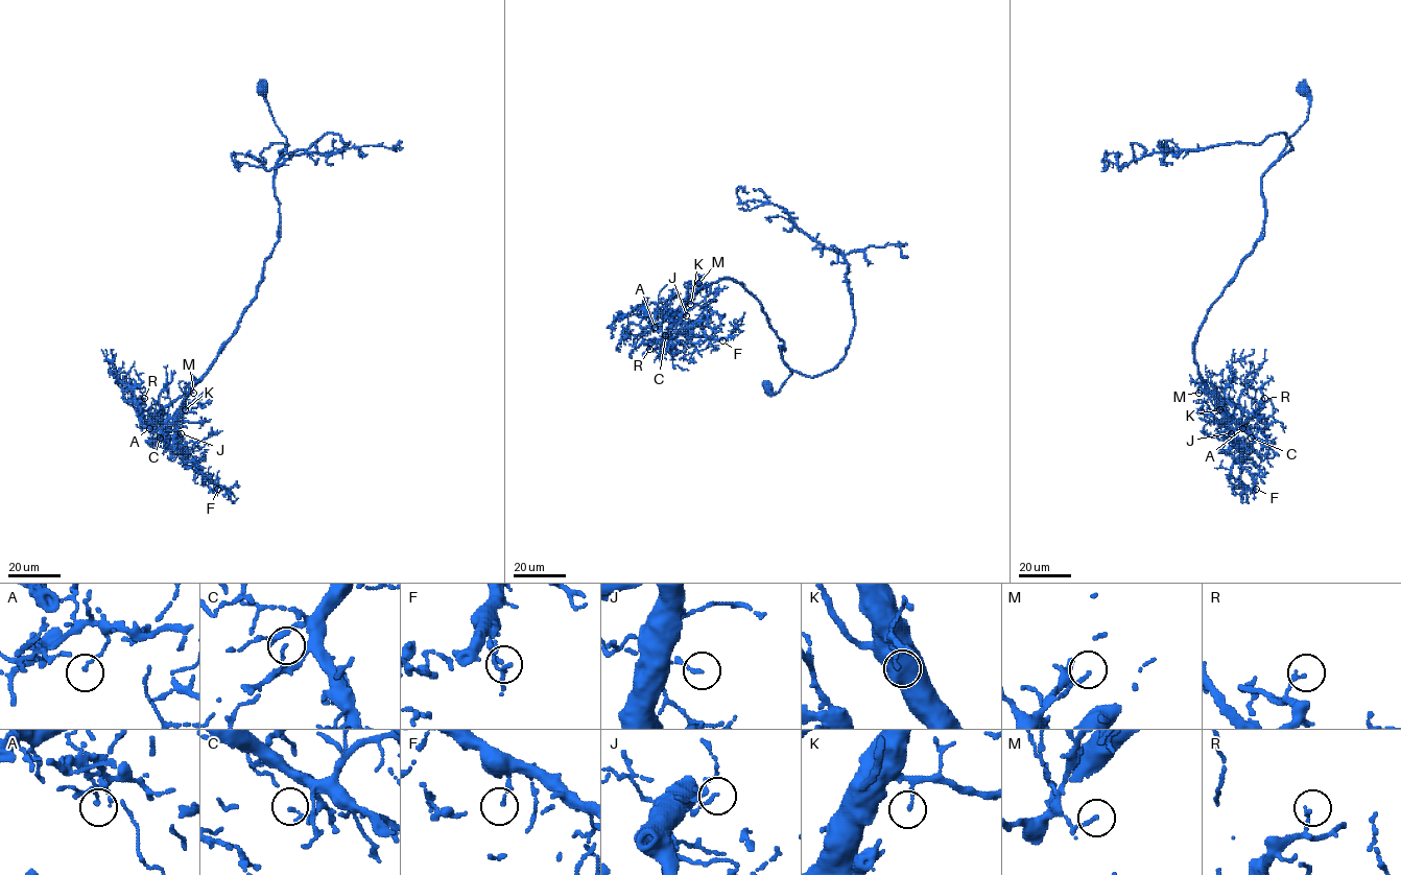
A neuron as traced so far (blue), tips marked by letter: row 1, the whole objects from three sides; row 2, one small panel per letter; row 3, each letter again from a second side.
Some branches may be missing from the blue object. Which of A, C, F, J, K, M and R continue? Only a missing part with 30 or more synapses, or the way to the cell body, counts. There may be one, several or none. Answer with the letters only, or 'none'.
none

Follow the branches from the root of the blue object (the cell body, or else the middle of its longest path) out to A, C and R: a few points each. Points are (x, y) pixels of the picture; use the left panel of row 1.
A: (262, 90), (286, 139), (274, 182), (280, 239), (265, 261), (257, 297), (208, 373), (174, 417), (149, 428)
C: (262, 90), (274, 121), (286, 139), (274, 182), (280, 239), (265, 261), (257, 297), (160, 438)
R: (262, 90), (286, 139), (274, 182), (280, 239), (257, 297), (208, 371), (162, 414), (143, 410), (144, 398)

